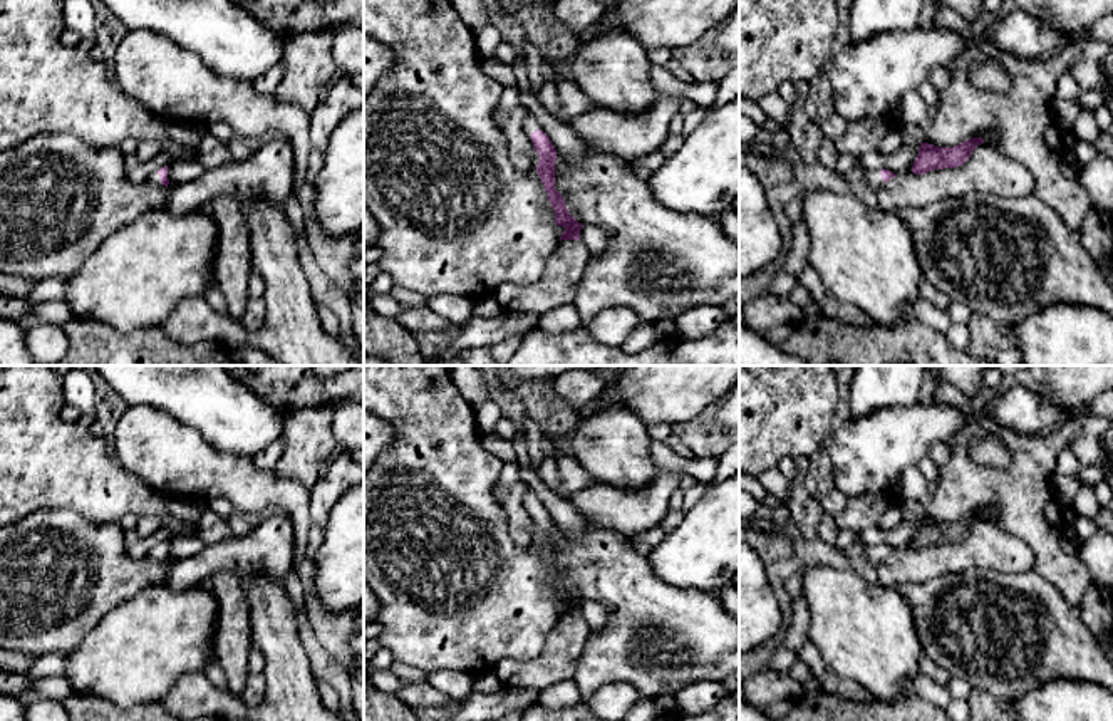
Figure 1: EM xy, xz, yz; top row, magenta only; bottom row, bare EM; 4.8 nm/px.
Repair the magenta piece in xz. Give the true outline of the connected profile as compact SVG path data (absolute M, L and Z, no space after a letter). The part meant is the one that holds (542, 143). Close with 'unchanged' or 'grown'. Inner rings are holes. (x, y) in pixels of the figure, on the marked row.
M528 114L525 119L525 129L530 134L533 148L540 156L536 173L545 186L545 191L548 193L548 201L551 203L551 208L555 210L555 223L565 228L565 231L560 236L560 241L580 240L580 230L583 225L578 223L568 213L563 196L555 189L556 149L551 144L550 137L543 131L538 129L538 122L531 114Z; grown

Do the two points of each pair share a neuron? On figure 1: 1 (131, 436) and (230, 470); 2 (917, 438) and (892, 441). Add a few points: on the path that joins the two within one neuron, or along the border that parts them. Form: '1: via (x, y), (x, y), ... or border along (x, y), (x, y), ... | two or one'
1: via (156, 448), (185, 465), (205, 470) | one
2: via (911, 438), (899, 438) | one

